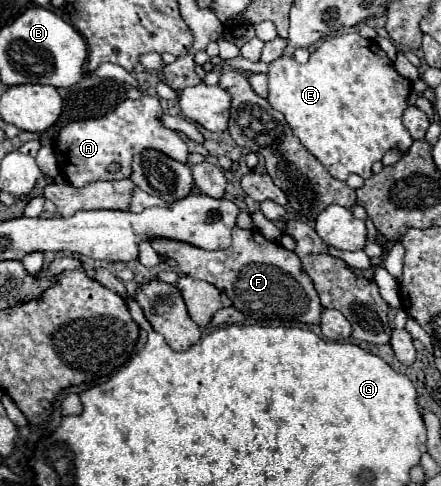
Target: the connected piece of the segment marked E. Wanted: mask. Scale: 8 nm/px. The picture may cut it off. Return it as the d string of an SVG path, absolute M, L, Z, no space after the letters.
M344 33L330 37L320 43L312 53L308 63L300 65L294 57L280 57L268 65L268 103L284 113L294 135L302 145L328 169L328 173L344 181L350 173L356 173L364 179L372 175L372 163L380 161L386 151L394 145L408 151L412 137L402 125L402 113L408 107L406 99L410 93L410 81L400 77L386 57L386 53L374 43L358 33Z

